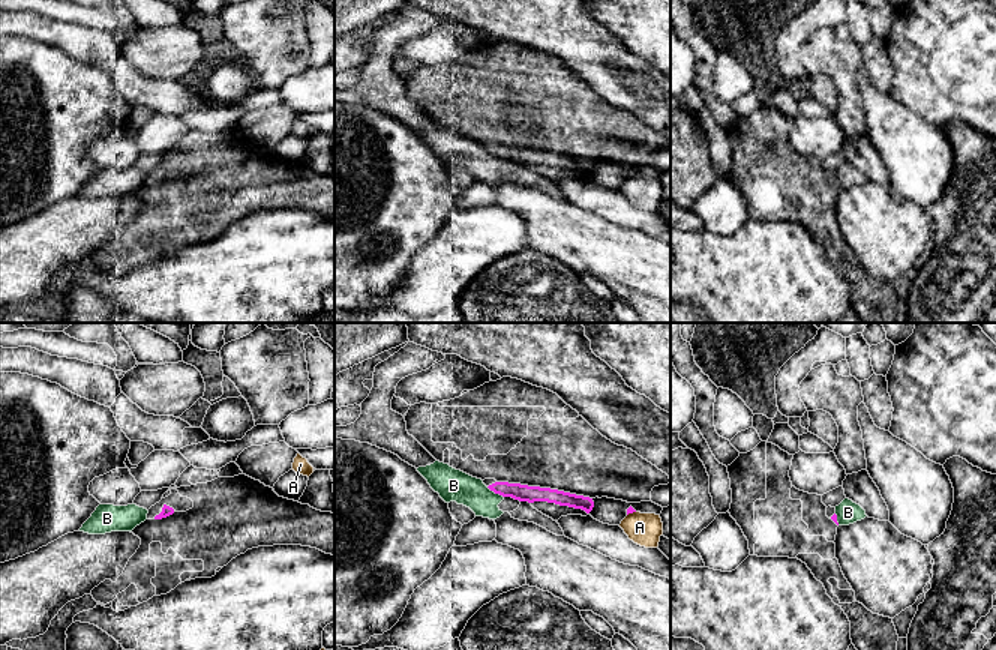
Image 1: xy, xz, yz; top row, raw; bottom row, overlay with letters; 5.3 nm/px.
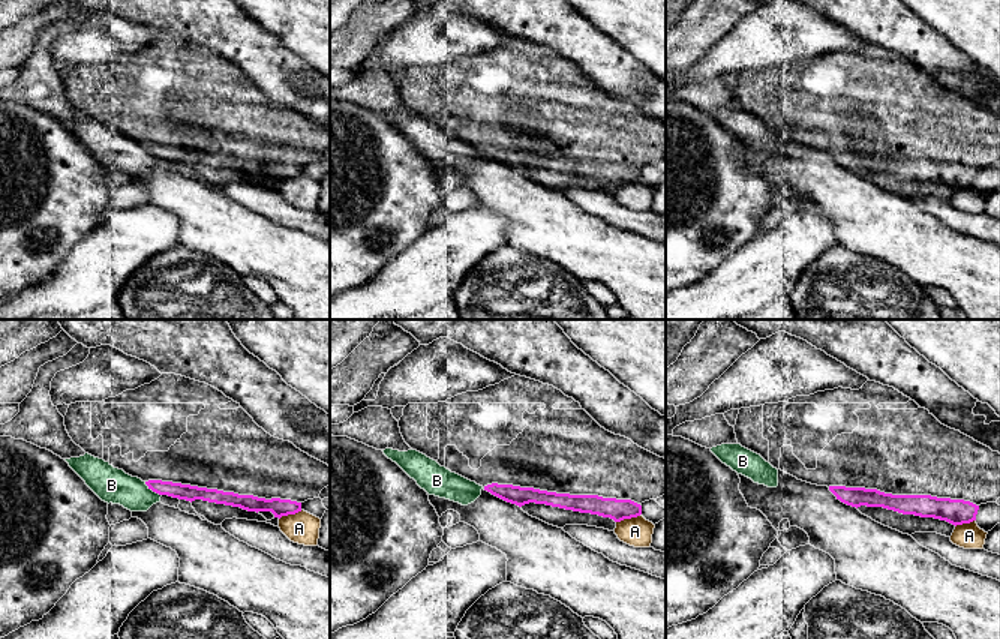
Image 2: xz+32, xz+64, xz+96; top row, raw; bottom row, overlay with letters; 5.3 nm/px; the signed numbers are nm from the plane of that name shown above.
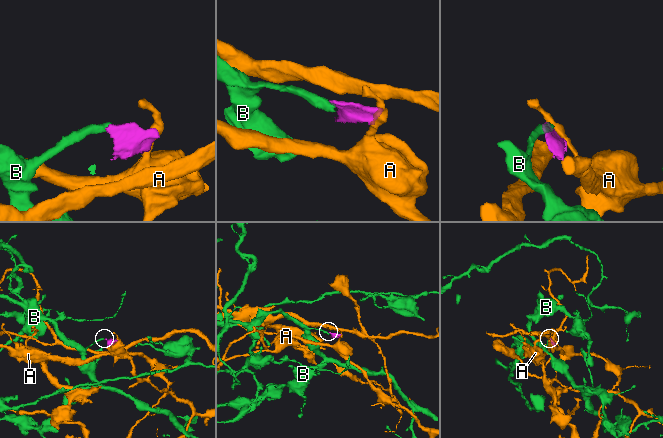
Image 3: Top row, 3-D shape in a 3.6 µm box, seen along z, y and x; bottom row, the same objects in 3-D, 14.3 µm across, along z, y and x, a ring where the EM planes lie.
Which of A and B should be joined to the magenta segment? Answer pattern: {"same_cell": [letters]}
{"same_cell": []}

